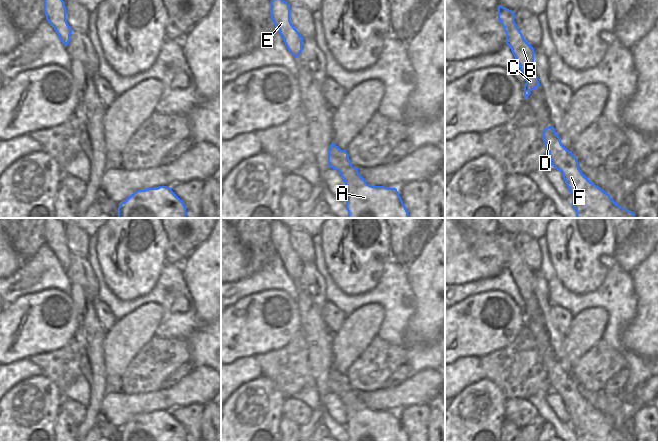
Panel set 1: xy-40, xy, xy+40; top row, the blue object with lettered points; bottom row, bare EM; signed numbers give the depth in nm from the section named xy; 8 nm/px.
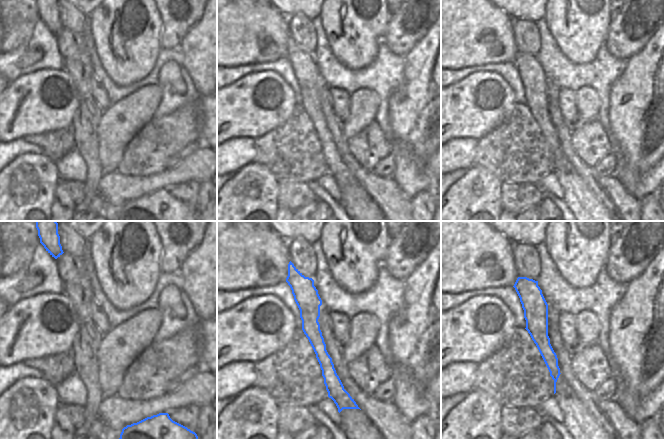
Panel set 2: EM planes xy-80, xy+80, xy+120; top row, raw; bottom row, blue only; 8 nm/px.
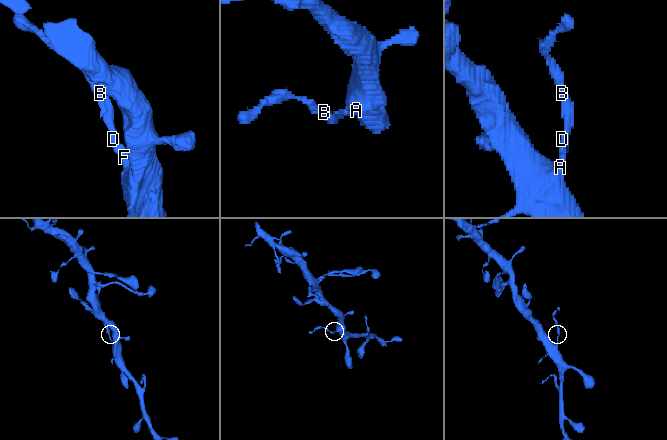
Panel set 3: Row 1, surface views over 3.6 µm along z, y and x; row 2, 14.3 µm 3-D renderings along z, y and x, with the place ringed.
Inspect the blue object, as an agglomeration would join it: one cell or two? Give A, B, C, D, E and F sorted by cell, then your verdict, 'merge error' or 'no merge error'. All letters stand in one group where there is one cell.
groups A F / B C D E; merge error

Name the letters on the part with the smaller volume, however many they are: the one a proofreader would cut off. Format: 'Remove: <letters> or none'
Remove: B, C, D, E

